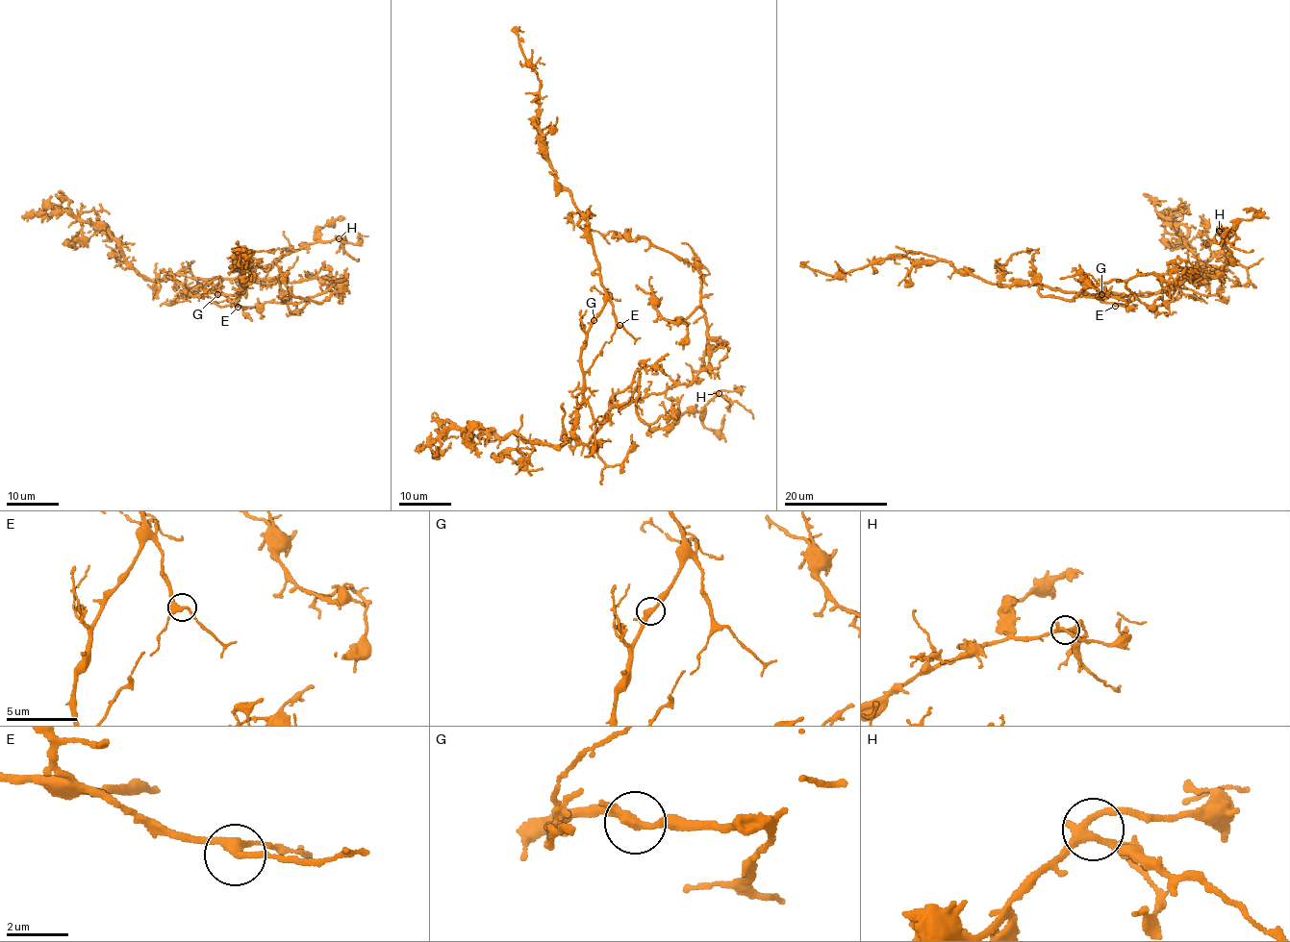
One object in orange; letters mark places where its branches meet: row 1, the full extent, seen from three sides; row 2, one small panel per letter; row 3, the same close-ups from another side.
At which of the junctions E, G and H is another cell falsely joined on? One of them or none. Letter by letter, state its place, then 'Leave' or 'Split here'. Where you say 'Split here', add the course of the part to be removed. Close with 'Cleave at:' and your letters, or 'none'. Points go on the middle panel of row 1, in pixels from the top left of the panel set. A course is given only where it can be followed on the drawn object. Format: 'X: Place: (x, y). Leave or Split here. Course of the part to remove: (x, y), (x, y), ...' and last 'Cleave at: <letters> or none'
E: Place: (619, 325). Leave
G: Place: (594, 320). Leave
H: Place: (719, 393). Leave
Cleave at: none

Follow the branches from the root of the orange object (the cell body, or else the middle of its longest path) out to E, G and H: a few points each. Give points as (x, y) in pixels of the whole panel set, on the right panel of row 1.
E: (1180, 279), (1154, 292), (1139, 293), (1127, 302), (1127, 306), (1119, 303), (1115, 306)
G: (1180, 279), (1169, 287), (1147, 296), (1101, 294)
H: (1180, 279), (1206, 276), (1218, 272), (1192, 275), (1206, 266), (1234, 261), (1225, 242), (1229, 236), (1219, 231)

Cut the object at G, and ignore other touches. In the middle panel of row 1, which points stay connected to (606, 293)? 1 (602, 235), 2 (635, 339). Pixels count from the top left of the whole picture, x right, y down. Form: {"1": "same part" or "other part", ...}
{"1": "same part", "2": "same part"}

